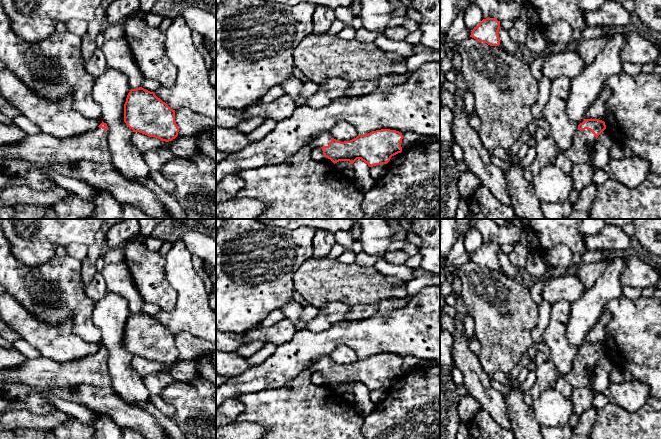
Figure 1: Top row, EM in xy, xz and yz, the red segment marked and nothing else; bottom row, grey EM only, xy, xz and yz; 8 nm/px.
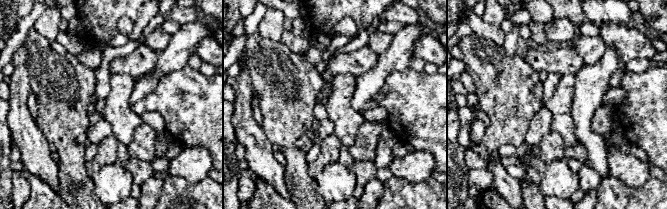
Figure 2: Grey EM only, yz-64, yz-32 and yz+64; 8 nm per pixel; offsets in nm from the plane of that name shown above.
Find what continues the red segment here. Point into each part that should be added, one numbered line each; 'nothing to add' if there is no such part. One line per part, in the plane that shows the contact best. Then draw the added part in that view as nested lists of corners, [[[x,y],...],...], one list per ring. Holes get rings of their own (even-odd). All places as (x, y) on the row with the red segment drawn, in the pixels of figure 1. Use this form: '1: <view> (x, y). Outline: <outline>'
1: yz (577, 153). Outline: [[[577,130],[572,146],[565,151],[565,156],[574,164],[588,163],[589,152],[587,146],[594,145],[595,135],[590,130]]]

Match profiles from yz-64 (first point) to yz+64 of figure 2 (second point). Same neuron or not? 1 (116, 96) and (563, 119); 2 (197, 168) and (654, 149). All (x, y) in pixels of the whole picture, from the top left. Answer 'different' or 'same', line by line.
1: same
2: different

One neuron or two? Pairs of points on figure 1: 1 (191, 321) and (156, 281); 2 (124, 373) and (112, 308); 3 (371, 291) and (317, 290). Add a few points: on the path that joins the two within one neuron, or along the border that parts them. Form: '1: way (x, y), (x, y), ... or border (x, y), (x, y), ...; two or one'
1: border (167, 281), (177, 295), (176, 305), (172, 311); two
2: way (119, 357), (112, 338), (112, 324); one
3: way (358, 290), (330, 290); one

